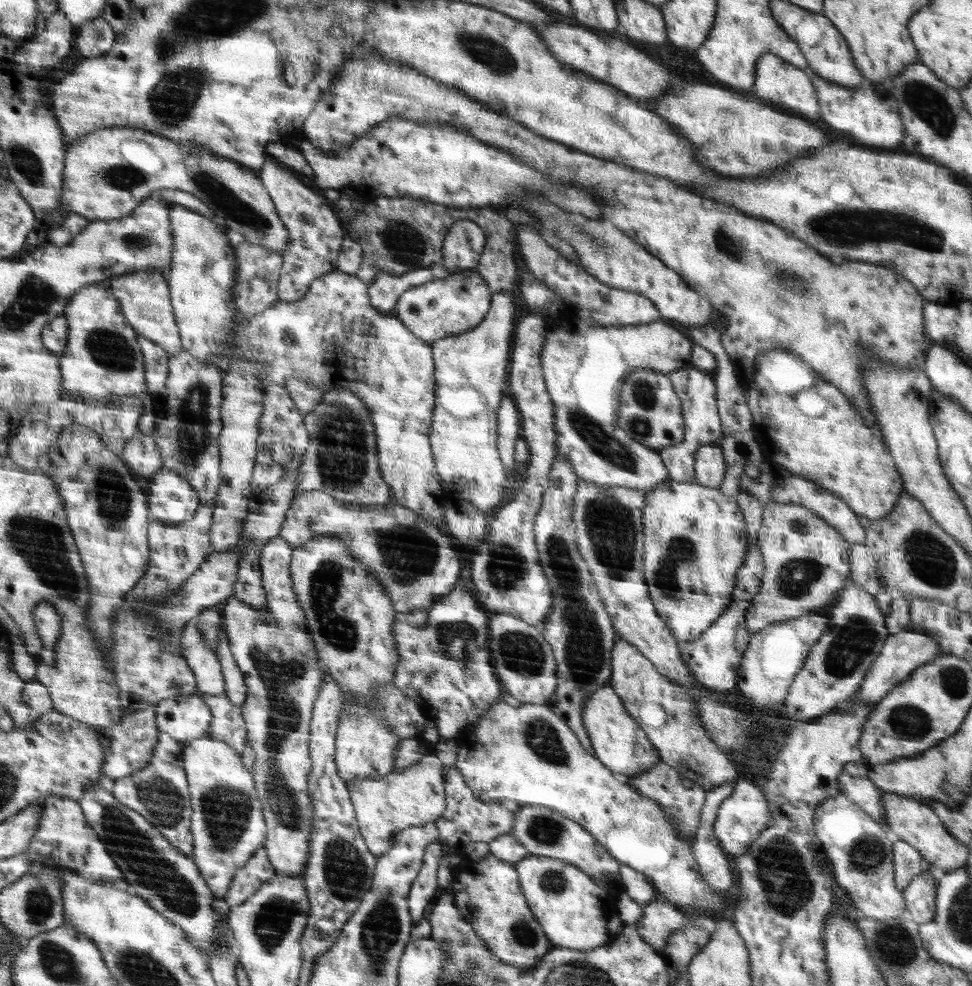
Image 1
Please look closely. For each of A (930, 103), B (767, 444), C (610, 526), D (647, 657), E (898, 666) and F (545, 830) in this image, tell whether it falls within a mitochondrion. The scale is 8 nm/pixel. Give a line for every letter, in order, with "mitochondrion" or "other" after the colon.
A: mitochondrion
B: other
C: mitochondrion
D: other
E: other
F: mitochondrion

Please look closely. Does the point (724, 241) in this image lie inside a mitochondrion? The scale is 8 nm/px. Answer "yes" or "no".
yes

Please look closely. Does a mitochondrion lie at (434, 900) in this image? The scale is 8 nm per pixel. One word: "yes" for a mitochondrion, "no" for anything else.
no

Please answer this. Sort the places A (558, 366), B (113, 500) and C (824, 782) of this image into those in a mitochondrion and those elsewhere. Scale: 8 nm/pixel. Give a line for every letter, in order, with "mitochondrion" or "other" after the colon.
A: other
B: mitochondrion
C: other

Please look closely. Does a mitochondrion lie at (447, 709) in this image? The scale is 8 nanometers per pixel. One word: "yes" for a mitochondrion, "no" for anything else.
no

